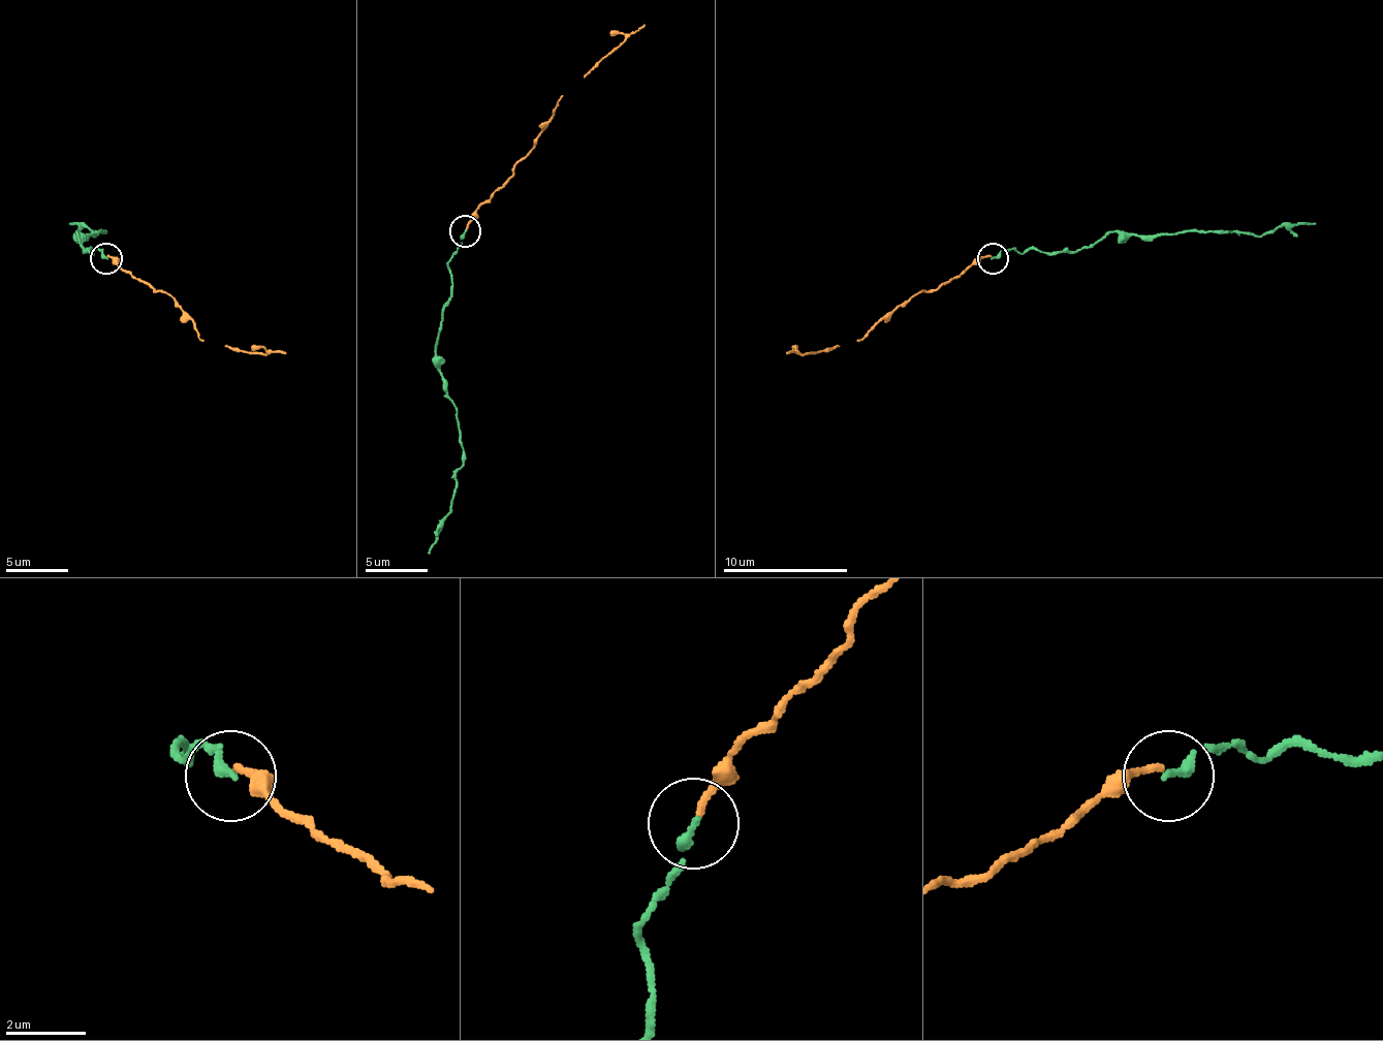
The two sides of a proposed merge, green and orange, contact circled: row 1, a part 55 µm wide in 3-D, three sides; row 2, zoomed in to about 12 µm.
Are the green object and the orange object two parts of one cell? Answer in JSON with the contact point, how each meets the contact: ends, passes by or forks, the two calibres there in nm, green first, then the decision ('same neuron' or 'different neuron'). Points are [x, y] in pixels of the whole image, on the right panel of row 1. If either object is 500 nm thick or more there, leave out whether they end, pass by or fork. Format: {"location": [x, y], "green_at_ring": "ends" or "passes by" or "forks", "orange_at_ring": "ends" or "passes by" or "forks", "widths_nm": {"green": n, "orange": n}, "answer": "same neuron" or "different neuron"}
{"location": [993, 258], "green_at_ring": "ends", "orange_at_ring": "ends", "widths_nm": {"green": 240, "orange": 160}, "answer": "same neuron"}

